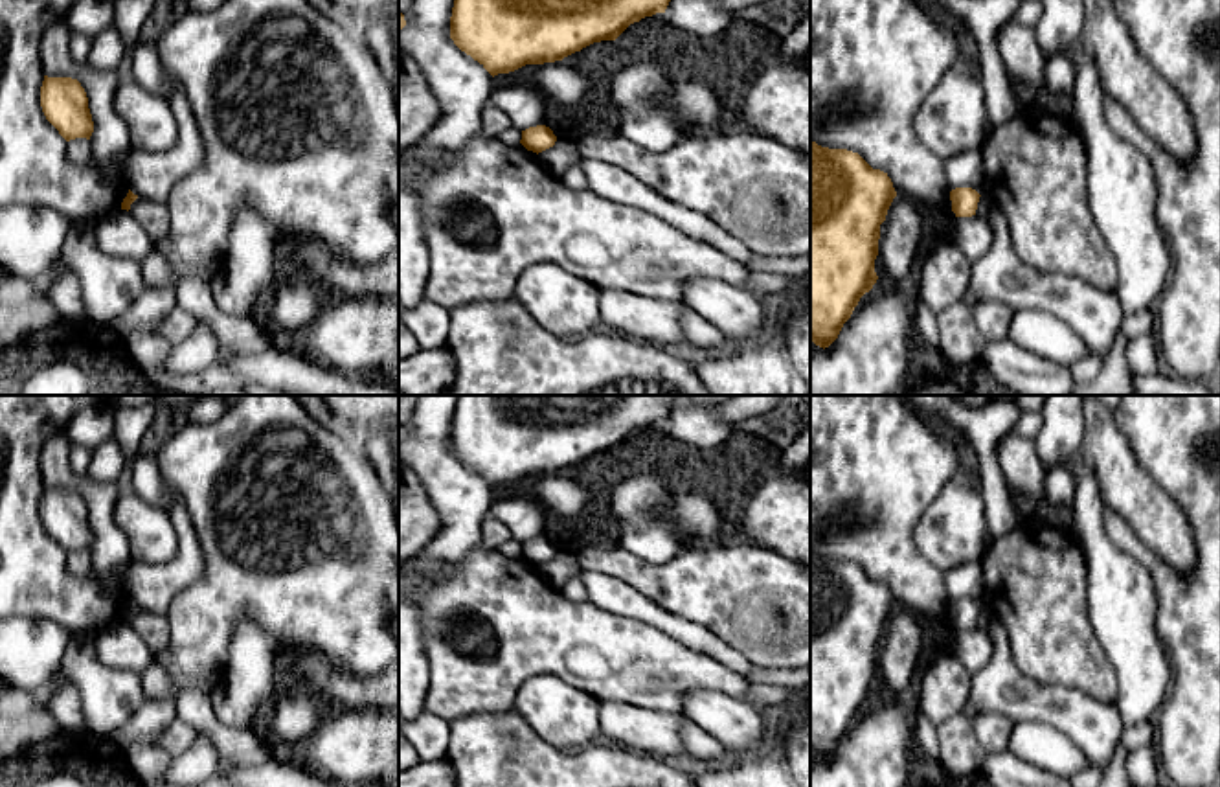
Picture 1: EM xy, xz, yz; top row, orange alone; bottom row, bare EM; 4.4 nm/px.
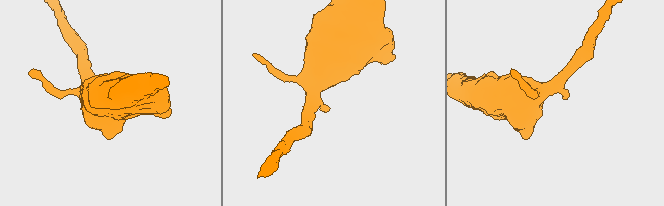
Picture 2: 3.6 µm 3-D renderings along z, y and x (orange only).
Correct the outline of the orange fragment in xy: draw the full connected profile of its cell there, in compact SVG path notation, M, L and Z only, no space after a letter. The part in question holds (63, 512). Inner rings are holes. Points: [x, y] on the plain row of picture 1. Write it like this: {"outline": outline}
{"outline": "M44 487L40 498L40 519L46 531L66 553L75 550L90 552L94 533L86 504L77 491Z"}

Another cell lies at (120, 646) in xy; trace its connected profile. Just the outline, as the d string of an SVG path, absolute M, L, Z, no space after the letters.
M121 620L94 636L94 651L99 662L138 673L158 660L158 647Z

